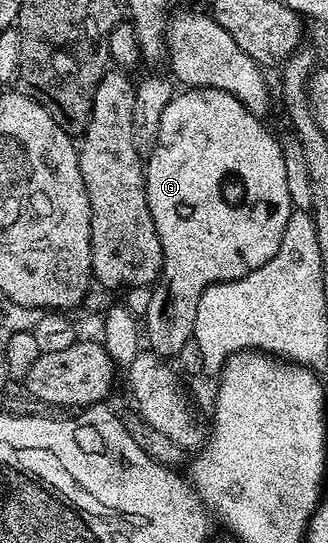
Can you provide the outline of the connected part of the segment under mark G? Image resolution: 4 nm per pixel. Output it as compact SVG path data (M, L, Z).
M215 88L182 89L163 108L159 140L144 163L147 204L159 236L163 262L161 277L152 287L153 295L145 306L143 334L146 339L149 337L148 349L161 359L176 359L183 344L192 339L195 312L205 289L216 282L247 276L247 272L255 272L255 268L267 264L279 252L287 220L295 207L287 192L282 143L273 139L265 124L235 96Z

